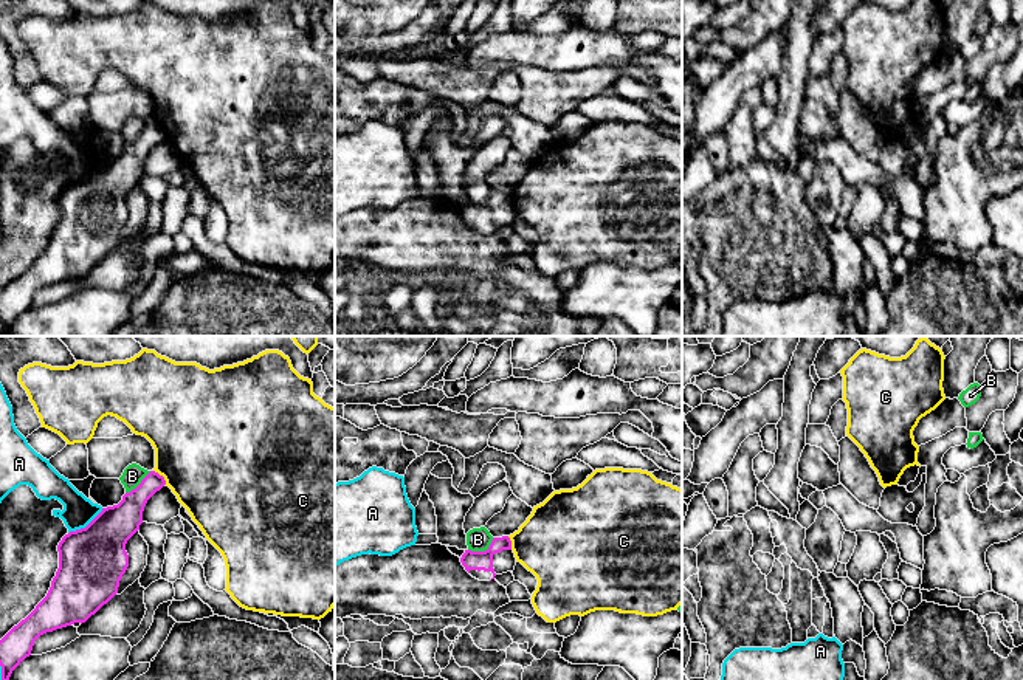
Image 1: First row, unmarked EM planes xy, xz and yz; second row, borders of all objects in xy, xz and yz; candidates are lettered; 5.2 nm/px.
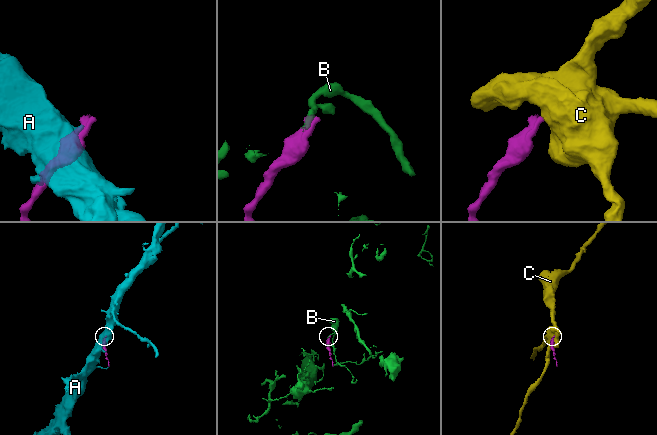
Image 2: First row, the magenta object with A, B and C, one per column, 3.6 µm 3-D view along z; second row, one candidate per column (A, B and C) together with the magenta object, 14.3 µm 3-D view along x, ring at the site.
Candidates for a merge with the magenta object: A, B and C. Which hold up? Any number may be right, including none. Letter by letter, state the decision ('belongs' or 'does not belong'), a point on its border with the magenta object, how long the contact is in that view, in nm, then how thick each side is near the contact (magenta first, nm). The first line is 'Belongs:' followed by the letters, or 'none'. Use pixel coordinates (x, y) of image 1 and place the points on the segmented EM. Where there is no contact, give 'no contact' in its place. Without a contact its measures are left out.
Belongs: none
A: does not belong; contact xy (87, 525); length 220 nm; calibres 360 and 160 nm
B: does not belong; contact xz (482, 552); length 150 nm; calibres 100 and 130 nm
C: does not belong; contact xy (161, 476); length 100 nm; calibres 140 and 500 nm

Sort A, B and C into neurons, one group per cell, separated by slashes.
A B / C

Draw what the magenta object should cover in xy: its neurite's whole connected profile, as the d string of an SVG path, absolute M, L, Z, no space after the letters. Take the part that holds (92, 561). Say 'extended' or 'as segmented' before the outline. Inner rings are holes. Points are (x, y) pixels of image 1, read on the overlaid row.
as segmented | M150 471L135 489L122 496L118 505L102 508L85 528L62 537L57 545L59 568L46 596L0 640L2 680L9 680L12 671L31 655L34 641L40 635L85 623L118 593L119 581L129 567L126 544L140 530L147 500L164 485L164 477Z

